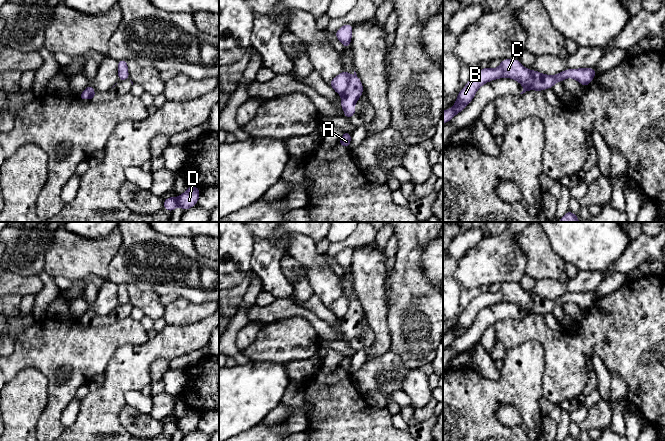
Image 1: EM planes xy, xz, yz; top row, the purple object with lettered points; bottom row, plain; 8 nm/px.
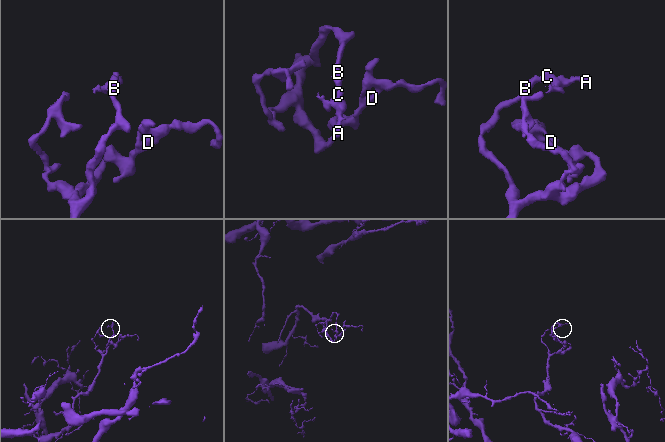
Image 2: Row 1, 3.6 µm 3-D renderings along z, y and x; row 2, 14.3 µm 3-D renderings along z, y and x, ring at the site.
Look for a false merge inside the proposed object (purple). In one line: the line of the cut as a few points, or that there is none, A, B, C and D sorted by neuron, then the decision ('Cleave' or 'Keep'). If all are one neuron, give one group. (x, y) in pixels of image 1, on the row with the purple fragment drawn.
Split along xz (349, 72), (348, 85), (340, 94). Groups: A / B C D. Cleave

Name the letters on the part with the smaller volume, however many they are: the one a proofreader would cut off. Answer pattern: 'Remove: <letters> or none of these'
Remove: A

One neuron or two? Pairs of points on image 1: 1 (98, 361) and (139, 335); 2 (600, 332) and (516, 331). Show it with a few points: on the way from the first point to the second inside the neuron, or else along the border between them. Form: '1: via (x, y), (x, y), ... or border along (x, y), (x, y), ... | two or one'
1: via (105, 350), (120, 335), (128, 335) | one
2: via (579, 341), (552, 341), (537, 331) | one

